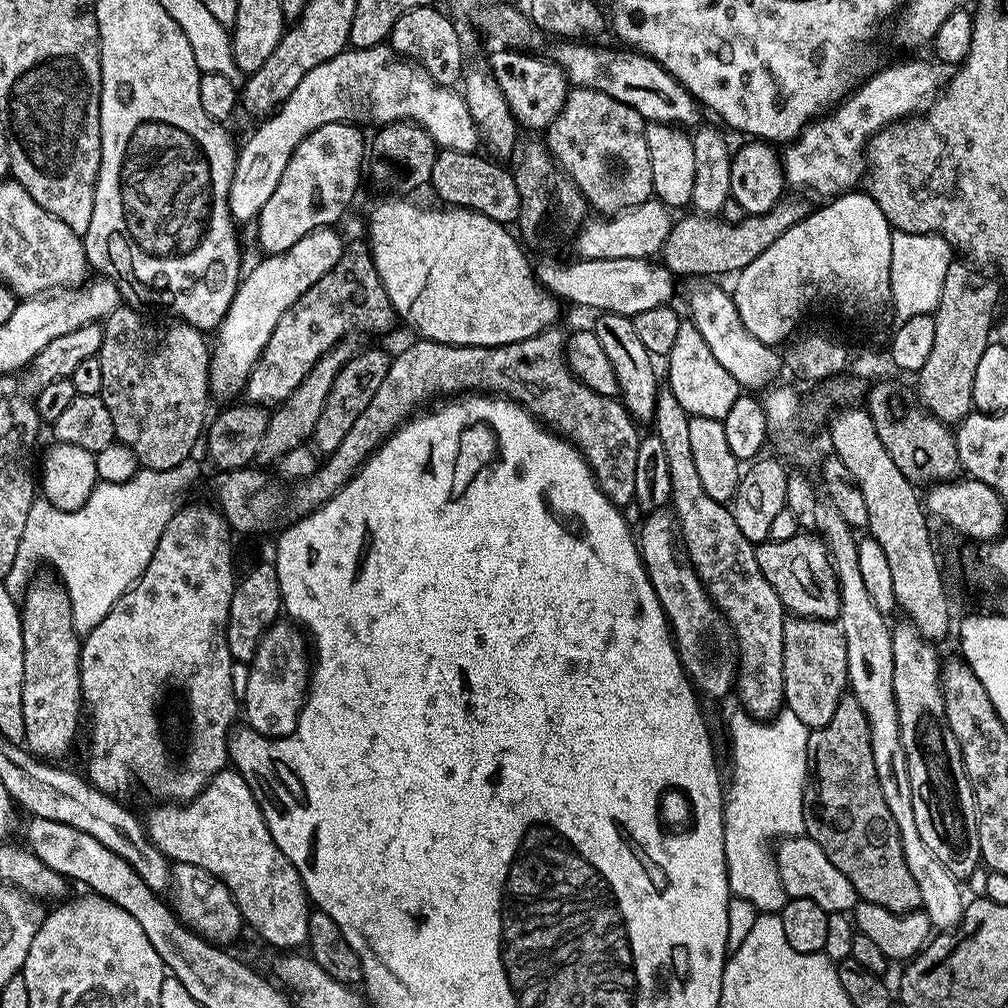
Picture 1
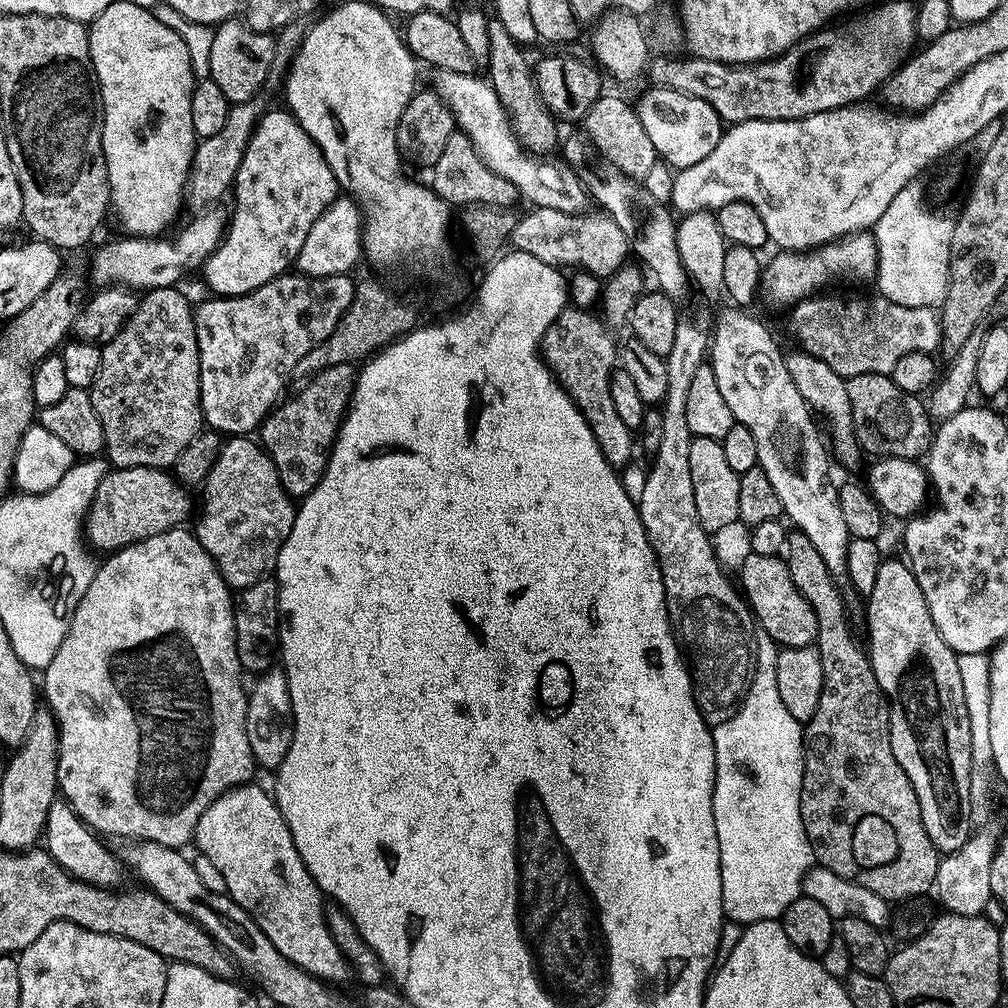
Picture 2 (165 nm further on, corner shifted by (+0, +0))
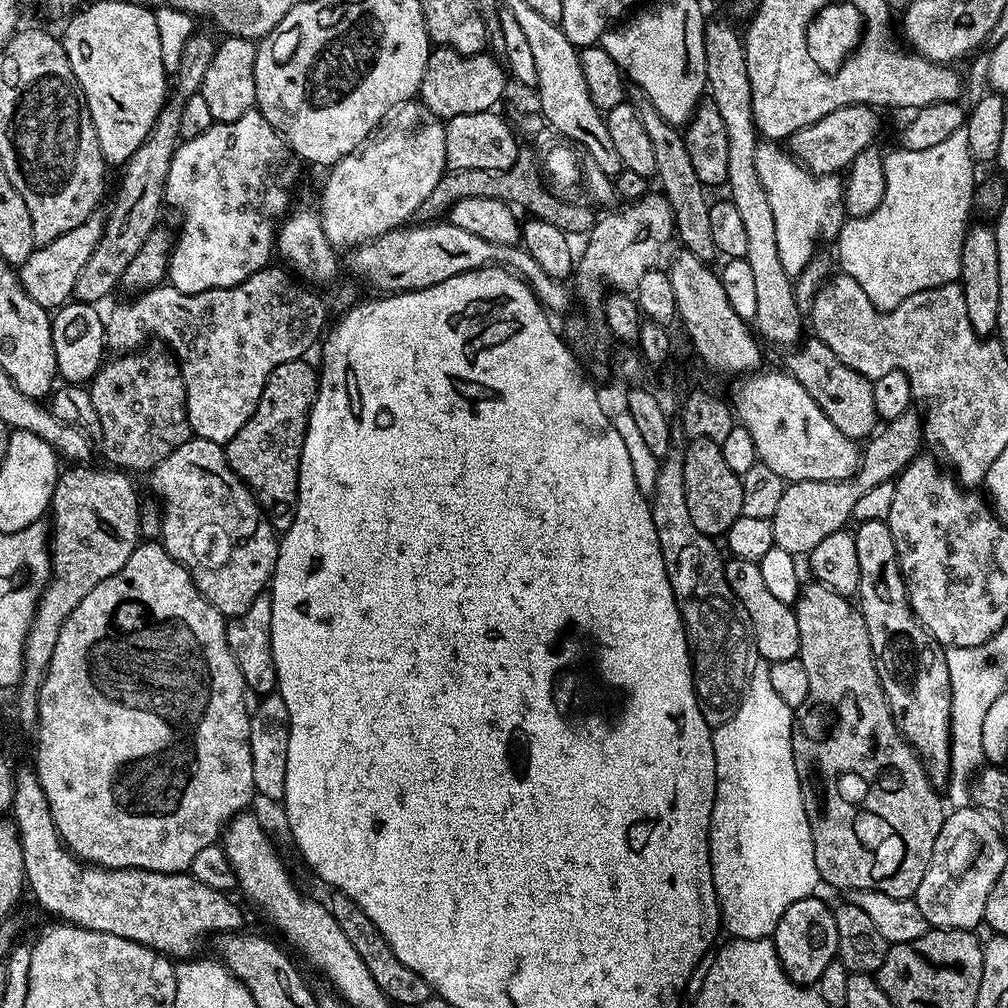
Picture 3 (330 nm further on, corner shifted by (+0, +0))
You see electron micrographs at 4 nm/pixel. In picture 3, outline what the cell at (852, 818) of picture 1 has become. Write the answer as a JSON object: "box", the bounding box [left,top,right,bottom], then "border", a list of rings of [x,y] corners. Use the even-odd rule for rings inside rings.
{"box":[792,582,946,900],"border":[[[815,582],[805,583],[800,589],[799,596],[794,603],[794,611],[798,618],[798,638],[800,639],[799,660],[806,666],[806,675],[810,681],[810,691],[806,693],[806,702],[794,710],[792,717],[792,753],[794,766],[798,770],[798,782],[804,799],[806,818],[810,822],[812,841],[814,842],[814,862],[820,871],[821,881],[832,888],[843,890],[874,890],[882,894],[890,894],[890,898],[910,900],[915,897],[918,886],[922,886],[922,878],[930,866],[931,855],[934,851],[935,838],[942,829],[946,815],[946,804],[941,793],[930,782],[922,762],[917,758],[915,750],[908,744],[908,739],[902,735],[892,711],[888,705],[886,694],[882,690],[882,682],[878,678],[874,650],[870,642],[870,634],[866,630],[864,615],[859,607],[849,597],[830,590],[830,586]]]}

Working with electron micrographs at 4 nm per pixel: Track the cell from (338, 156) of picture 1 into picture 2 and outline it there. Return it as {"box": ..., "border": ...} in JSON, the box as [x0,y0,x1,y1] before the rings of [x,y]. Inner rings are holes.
{"box":[203,110,338,297],"border":[[[287,110],[281,112],[265,111],[256,129],[252,131],[250,142],[244,151],[242,162],[238,166],[234,196],[236,192],[236,209],[226,224],[223,239],[215,252],[203,264],[204,280],[213,288],[217,297],[245,296],[248,292],[258,290],[258,286],[266,286],[275,276],[283,276],[295,265],[298,254],[302,250],[302,242],[306,242],[306,234],[310,234],[310,226],[328,207],[338,199],[338,181],[334,178],[334,170],[326,162],[322,150],[302,130],[295,116]]]}

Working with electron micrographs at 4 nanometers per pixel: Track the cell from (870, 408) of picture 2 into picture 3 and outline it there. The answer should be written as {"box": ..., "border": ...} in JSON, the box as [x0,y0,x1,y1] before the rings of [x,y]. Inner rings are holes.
{"box":[786,338,878,442],"border":[[[815,338],[807,340],[789,351],[792,353],[789,354],[786,365],[788,375],[800,383],[802,390],[806,390],[806,394],[810,394],[814,402],[818,402],[822,414],[826,414],[826,418],[830,418],[830,422],[834,422],[834,426],[838,426],[842,434],[857,442],[871,437],[878,428],[873,381],[858,374],[858,370],[843,364],[834,354],[834,350],[826,346],[826,342]]]}

